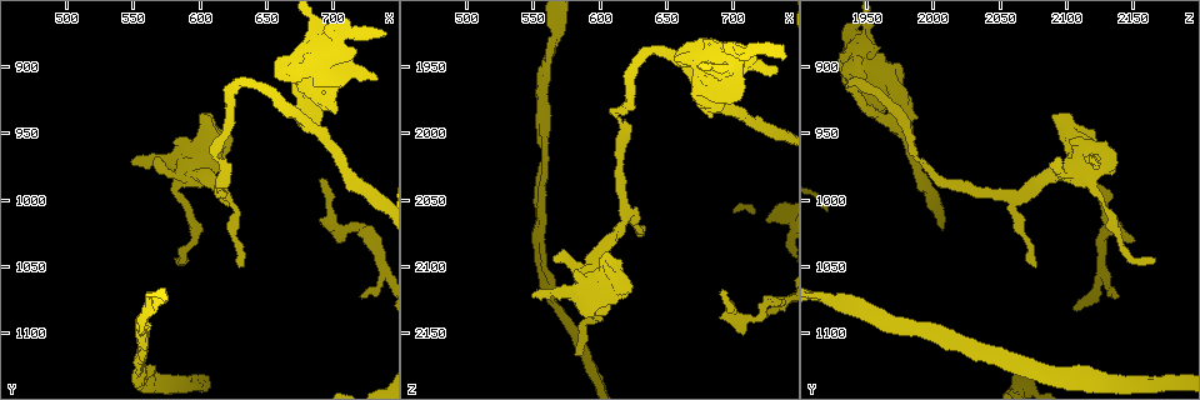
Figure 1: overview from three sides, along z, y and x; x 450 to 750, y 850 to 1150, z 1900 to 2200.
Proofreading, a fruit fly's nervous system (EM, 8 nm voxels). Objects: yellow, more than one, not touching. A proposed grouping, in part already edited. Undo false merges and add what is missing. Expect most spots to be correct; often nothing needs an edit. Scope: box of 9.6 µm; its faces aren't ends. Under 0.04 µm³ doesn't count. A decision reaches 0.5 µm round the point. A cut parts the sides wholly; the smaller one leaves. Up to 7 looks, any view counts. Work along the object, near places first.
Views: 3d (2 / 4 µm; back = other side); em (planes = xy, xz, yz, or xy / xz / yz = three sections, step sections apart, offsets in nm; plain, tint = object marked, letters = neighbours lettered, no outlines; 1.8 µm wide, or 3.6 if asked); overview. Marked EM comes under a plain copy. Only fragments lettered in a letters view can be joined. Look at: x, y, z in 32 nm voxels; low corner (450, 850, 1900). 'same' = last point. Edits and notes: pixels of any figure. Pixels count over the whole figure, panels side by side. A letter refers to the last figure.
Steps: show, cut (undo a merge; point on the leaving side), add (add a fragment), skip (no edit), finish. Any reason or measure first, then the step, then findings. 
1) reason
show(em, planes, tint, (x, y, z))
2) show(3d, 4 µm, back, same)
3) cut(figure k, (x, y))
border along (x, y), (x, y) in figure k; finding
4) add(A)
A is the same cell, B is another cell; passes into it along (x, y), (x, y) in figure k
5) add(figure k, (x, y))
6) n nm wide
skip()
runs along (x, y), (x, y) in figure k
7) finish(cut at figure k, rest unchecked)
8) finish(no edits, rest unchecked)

branch stops here
show(3d, 2 µm, (606, 936, 2088))

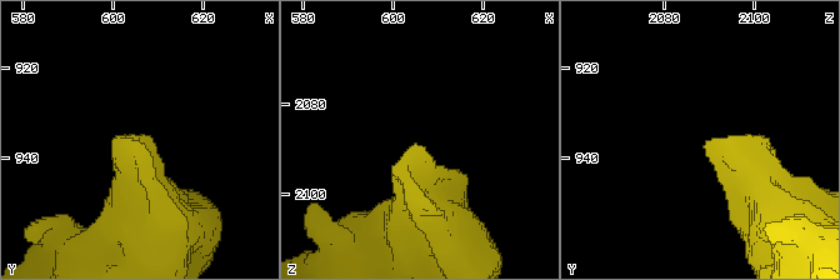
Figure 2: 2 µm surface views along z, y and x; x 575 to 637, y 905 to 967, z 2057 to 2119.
show(em, planes, tint, (605, 937, 2090))

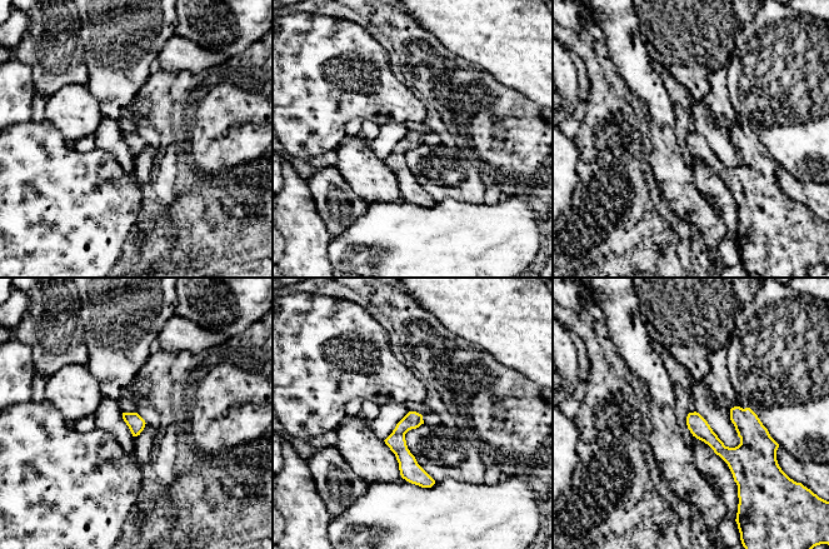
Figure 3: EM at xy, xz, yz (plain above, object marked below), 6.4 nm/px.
show(em, planes, letters, same)

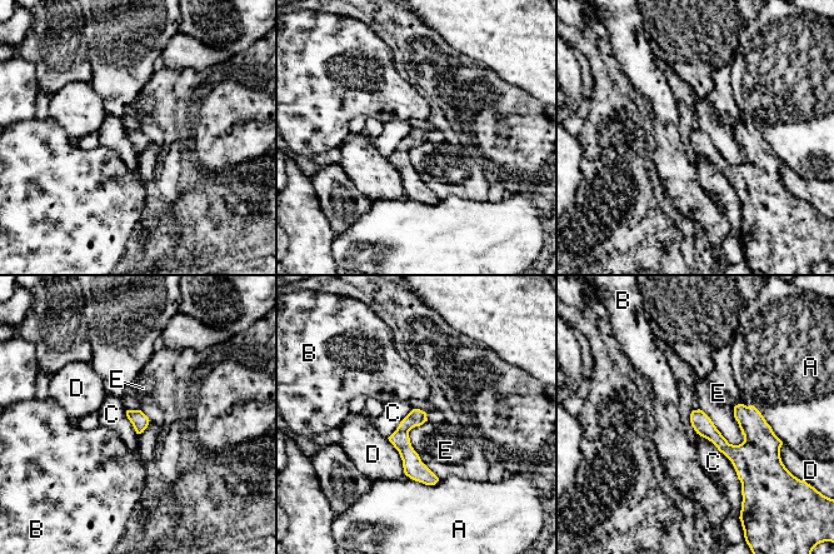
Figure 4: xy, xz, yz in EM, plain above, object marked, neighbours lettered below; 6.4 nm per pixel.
C touches over 480 nm
skip()
A, B, C, D and E are other cells; border along (698, 433), (730, 462), (742, 490) in figure 4; none of them fits

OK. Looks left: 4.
free end
show(3d, 4 µm, (580, 1042, 2168))

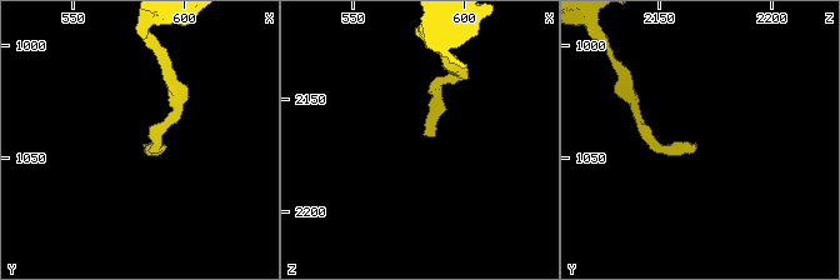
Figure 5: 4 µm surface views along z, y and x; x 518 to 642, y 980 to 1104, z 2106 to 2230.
need the tissue
show(em, planes, letters, (580, 1044, 2165))

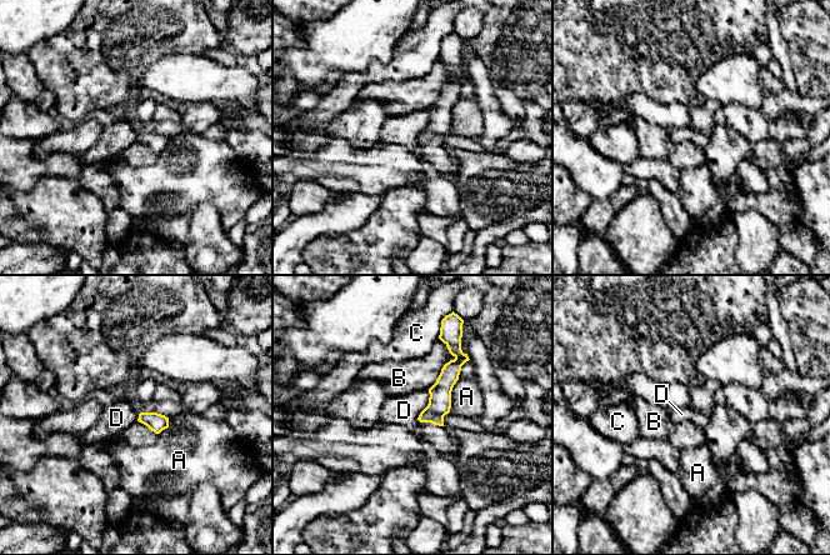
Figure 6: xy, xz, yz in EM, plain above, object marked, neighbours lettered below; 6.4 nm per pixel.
skip()
A, B, C and D are other cells; runs along (456, 355), (440, 401), (423, 419) in figure 6; none of them fits

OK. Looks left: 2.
show(em, planes, letters, (562, 1126, 2104))

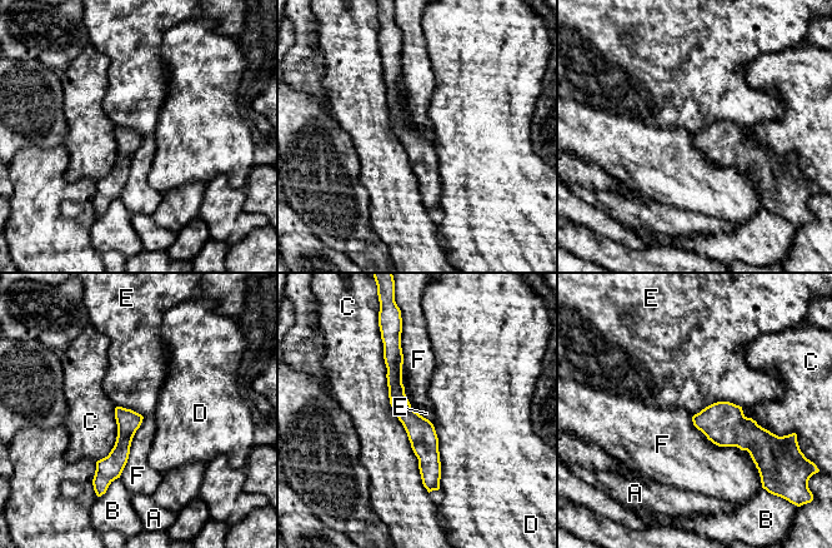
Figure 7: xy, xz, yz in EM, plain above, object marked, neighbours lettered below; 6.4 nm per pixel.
150 nm wide; C touches over 1050 nm
skip()
A, B, C, D, E and F are other cells; continuous, no second cell

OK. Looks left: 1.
finish(no edits, rest unchecked)

